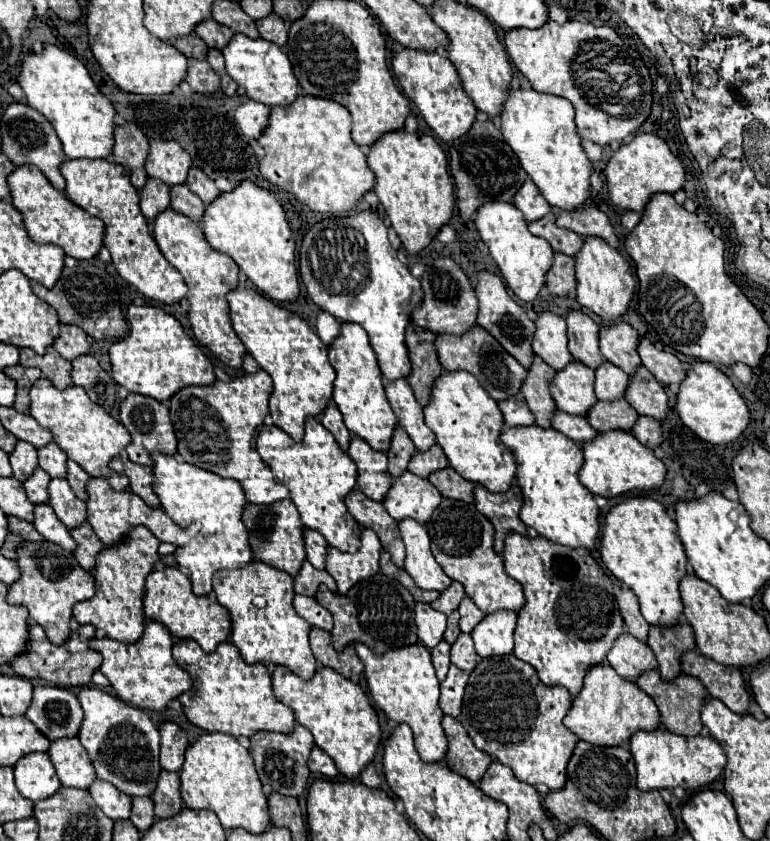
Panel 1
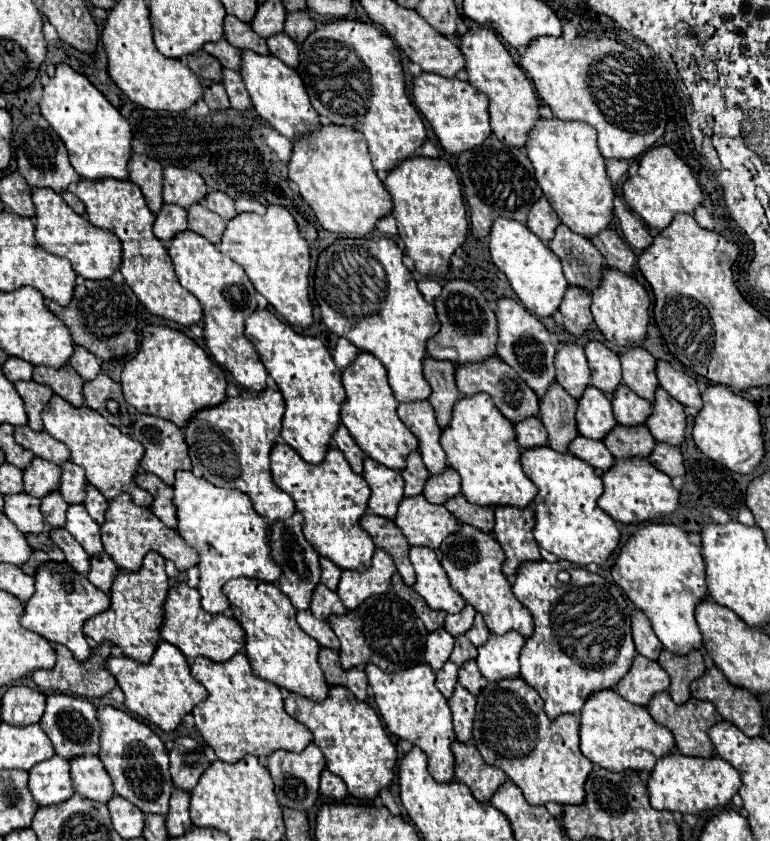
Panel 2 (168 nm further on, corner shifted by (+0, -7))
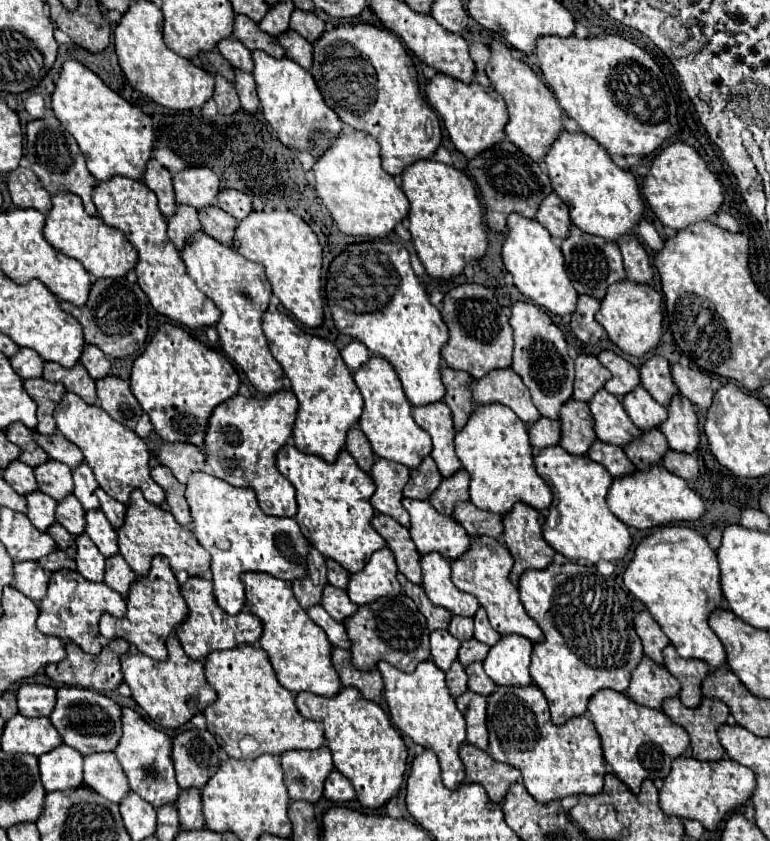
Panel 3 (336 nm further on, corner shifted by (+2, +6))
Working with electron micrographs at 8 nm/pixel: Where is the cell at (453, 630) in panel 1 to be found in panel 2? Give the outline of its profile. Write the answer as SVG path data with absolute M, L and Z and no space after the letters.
M465 634L457 636L457 638L455 638L455 648L453 648L451 660L453 660L457 666L461 666L461 664L465 664L467 660L475 660L475 656L477 656L477 648L467 640L467 636L465 636Z

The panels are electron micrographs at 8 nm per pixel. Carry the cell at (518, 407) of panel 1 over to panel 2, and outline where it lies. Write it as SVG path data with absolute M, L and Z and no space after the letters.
M527 418L519 424L515 424L517 442L523 450L547 446L547 430L543 428L543 422L539 418Z

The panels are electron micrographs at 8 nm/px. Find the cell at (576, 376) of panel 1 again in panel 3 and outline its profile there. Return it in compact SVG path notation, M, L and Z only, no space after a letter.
M599 389L593 395L593 399L589 401L589 411L593 417L593 431L605 443L623 447L639 435L639 429L625 415L619 399L605 389Z

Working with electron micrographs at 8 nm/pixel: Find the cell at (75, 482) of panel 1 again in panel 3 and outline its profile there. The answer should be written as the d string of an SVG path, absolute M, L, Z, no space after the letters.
M97 487L95 495L99 497L99 503L101 503L101 511L105 513L105 517L109 519L109 523L117 529L121 523L123 523L123 513L125 513L125 505L115 501L113 497L109 497L101 487Z

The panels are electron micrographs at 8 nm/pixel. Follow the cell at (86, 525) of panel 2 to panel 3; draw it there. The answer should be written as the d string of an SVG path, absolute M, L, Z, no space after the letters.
M101 509L85 511L85 533L91 537L91 541L105 557L117 553L117 533L105 519Z

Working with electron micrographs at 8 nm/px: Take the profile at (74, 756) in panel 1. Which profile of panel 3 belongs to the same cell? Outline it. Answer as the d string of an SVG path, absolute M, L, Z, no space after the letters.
M113 753L83 757L83 783L113 803L119 803L123 795L129 793L125 773Z

